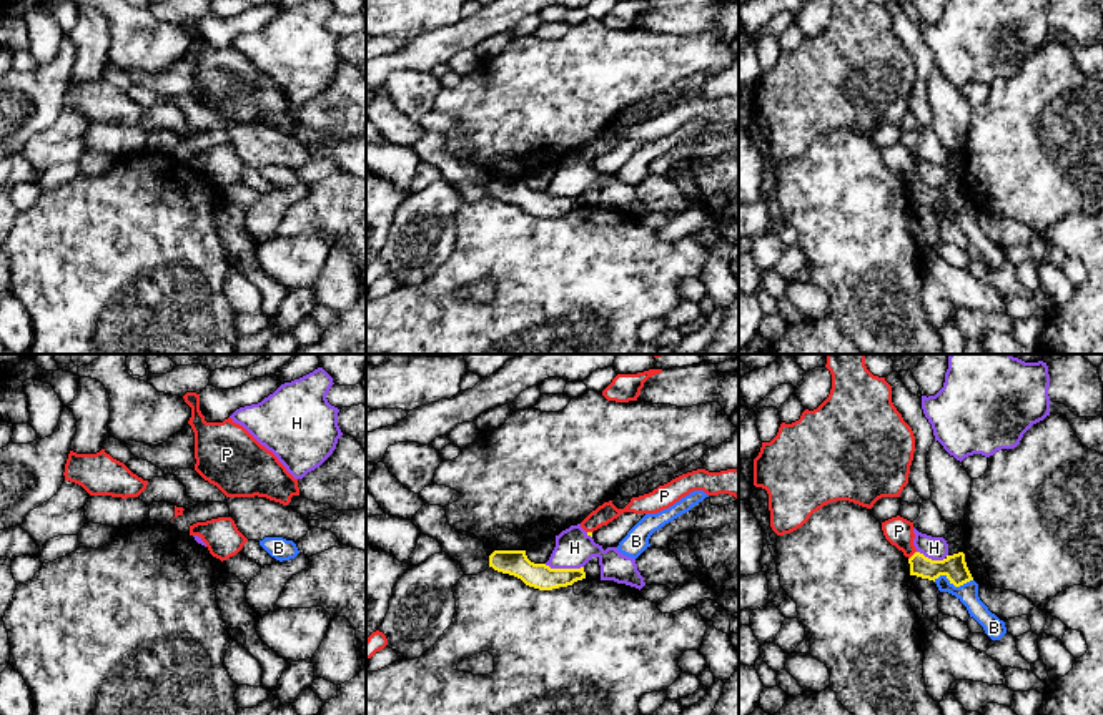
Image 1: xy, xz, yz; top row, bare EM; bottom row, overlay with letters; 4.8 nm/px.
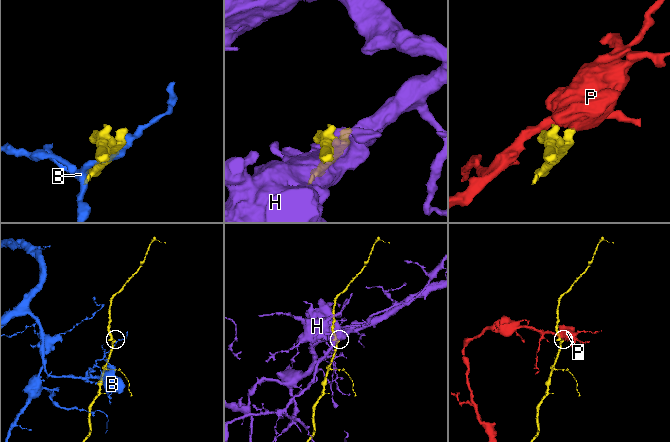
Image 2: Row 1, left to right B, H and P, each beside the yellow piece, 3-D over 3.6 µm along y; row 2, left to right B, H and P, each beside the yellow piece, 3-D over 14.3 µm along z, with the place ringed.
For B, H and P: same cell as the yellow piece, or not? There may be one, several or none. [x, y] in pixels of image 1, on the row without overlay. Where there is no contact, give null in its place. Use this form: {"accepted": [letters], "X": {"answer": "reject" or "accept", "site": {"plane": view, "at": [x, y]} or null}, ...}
{"accepted": [], "B": {"answer": "reject", "site": {"plane": "yz", "at": [952, 210]}}, "H": {"answer": "reject", "site": {"plane": "xz", "at": [564, 197]}}, "P": {"answer": "reject", "site": {"plane": "yz", "at": [912, 183]}}}

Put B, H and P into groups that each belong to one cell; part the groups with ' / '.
B / H / P

